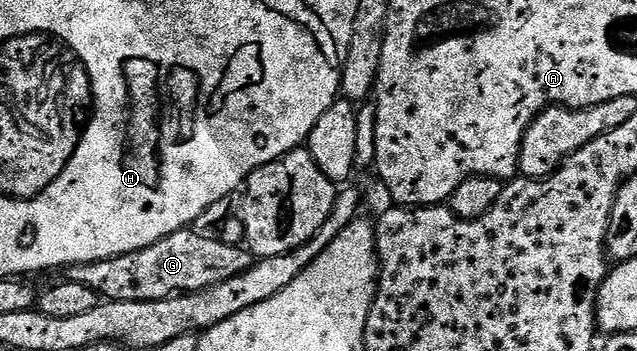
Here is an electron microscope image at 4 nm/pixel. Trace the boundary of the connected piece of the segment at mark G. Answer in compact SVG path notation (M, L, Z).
M183 230L132 254L120 254L91 264L75 264L65 269L64 276L72 282L80 282L80 286L88 286L106 300L148 302L167 300L170 296L199 292L220 282L228 282L228 278L244 274L251 263L251 253L245 247L200 238L200 234L193 230Z

